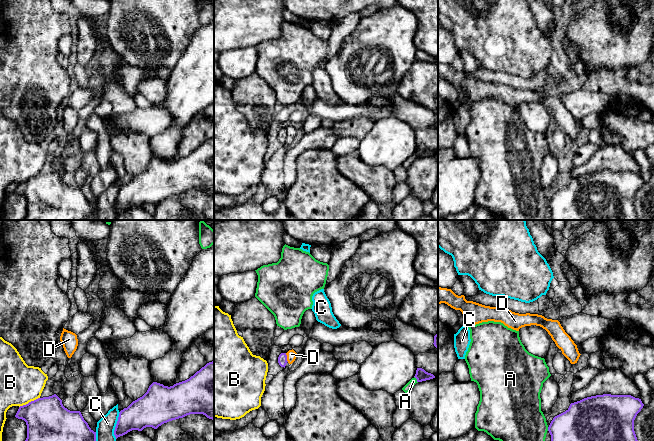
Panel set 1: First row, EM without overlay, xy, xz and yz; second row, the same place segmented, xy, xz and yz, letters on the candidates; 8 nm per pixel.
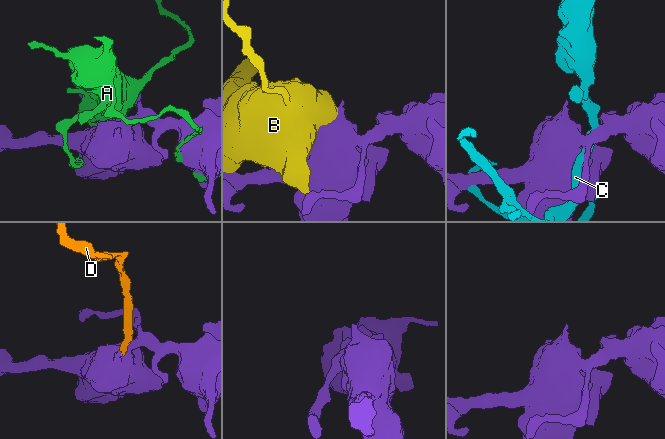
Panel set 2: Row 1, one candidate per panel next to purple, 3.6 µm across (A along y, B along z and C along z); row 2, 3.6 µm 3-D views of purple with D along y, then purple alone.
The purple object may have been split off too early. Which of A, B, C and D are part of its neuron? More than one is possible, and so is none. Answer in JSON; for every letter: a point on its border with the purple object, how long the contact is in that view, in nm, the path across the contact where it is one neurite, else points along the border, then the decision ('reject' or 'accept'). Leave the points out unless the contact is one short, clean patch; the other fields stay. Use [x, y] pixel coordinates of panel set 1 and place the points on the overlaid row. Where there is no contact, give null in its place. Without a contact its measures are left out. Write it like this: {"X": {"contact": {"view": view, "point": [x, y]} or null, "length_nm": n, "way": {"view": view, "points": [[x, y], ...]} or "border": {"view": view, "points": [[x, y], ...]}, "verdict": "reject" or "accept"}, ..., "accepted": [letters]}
{"A": {"contact": {"view": "xz", "point": [416, 378]}, "length_nm": 60, "verdict": "reject"}, "B": {"contact": {"view": "xy", "point": [29, 402]}, "length_nm": 190, "verdict": "reject"}, "C": {"contact": {"view": "xy", "point": [116, 425]}, "length_nm": 220, "verdict": "reject"}, "D": {"contact": {"view": "xz", "point": [286, 357]}, "length_nm": 80, "border": {"view": "xz", "points": [[285, 353], [288, 361]]}, "verdict": "reject"}, "accepted": []}

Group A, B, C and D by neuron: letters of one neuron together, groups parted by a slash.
A / B / C / D

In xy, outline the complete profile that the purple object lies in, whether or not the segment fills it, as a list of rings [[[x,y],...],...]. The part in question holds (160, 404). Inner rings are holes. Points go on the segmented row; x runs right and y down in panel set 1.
[[[214,361],[207,363],[189,379],[173,386],[153,382],[142,397],[120,411],[114,435],[117,439],[132,430],[142,431],[146,427],[157,429],[164,423],[190,414],[203,414],[214,420]]]

